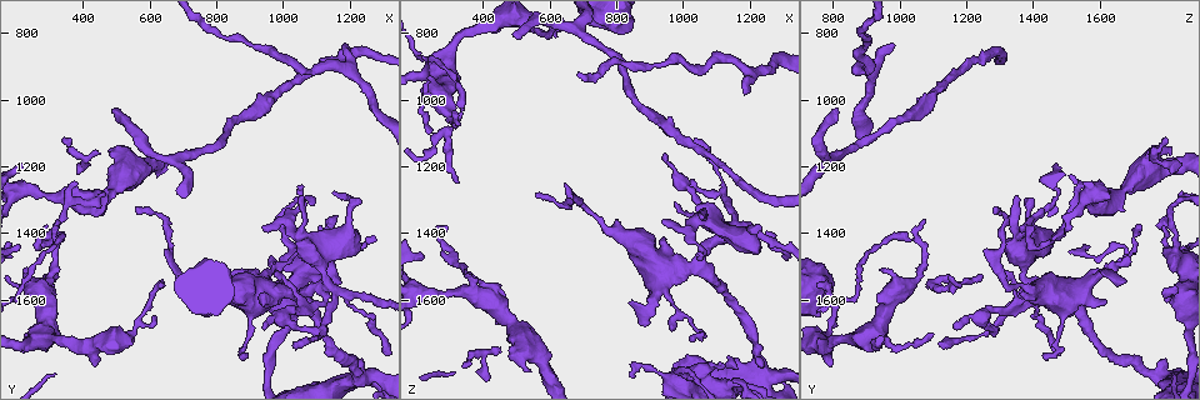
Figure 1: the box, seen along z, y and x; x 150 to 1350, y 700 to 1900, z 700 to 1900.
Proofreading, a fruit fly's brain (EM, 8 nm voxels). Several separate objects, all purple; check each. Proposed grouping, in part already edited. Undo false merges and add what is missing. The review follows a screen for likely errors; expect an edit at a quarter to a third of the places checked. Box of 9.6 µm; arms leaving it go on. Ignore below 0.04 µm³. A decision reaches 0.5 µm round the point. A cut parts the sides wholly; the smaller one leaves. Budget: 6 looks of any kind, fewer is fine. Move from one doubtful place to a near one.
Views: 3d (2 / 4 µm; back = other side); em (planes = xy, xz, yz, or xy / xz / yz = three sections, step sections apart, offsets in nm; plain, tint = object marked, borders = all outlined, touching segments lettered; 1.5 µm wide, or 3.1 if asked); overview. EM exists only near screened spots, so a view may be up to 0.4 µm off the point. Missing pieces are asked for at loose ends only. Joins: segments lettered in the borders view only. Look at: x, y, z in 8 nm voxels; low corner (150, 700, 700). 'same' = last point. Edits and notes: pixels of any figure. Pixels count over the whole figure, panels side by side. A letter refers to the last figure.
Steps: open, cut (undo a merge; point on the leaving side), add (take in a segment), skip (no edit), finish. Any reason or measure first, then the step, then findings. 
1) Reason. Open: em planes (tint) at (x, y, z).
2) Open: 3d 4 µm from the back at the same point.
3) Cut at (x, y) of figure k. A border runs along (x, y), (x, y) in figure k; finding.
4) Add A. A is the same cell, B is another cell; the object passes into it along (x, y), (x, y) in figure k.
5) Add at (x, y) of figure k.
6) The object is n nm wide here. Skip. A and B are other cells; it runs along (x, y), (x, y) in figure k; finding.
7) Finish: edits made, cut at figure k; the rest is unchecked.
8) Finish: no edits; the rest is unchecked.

Three arms meet. Open: 3d 2 µm from the back at (690, 1190, 770).

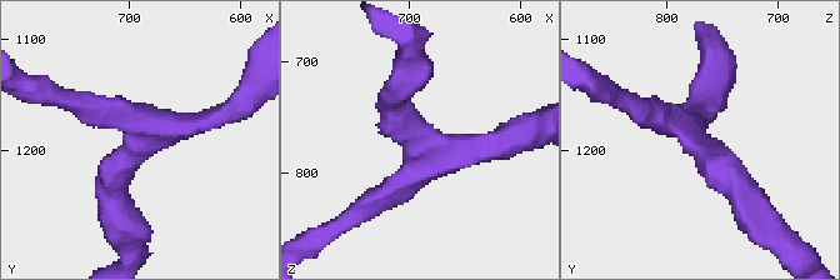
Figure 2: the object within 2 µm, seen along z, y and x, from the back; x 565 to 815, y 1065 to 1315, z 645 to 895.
3 arms meet here; the arms are 170, 200, 220 nm wide; shape alone is not enough. Open: em planes (borders) at (682, 1188, 774).

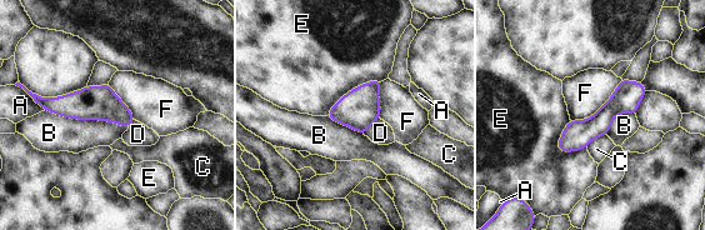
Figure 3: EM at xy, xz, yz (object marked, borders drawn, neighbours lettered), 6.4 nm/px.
Skip. A, B, C, D, E and F are other cells; continuous, no second neuron.

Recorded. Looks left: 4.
An open end. Open: em planes (plain) at (490, 1030, 800).

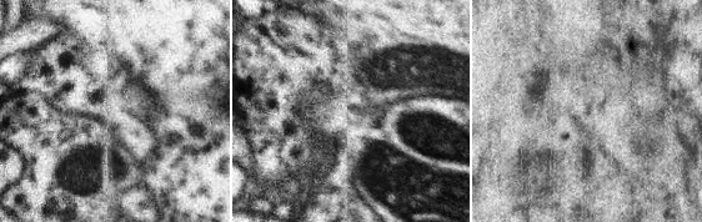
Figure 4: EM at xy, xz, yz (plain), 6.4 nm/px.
What lies round it. Open: em planes (borders) at the same point.

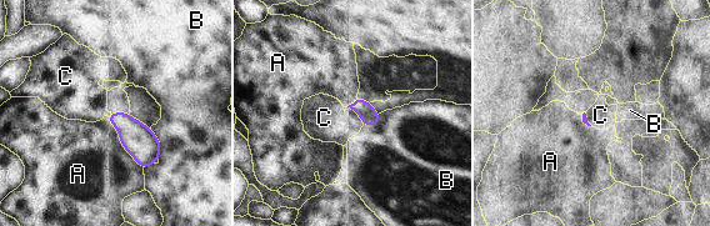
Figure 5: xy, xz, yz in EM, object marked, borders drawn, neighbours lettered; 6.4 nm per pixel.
Add C. C is the same cell, A and B are other cells; the object passes into it along (369, 116), (358, 114), (324, 117) in figure 5; the neuron continues.

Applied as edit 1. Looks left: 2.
Open: overview.

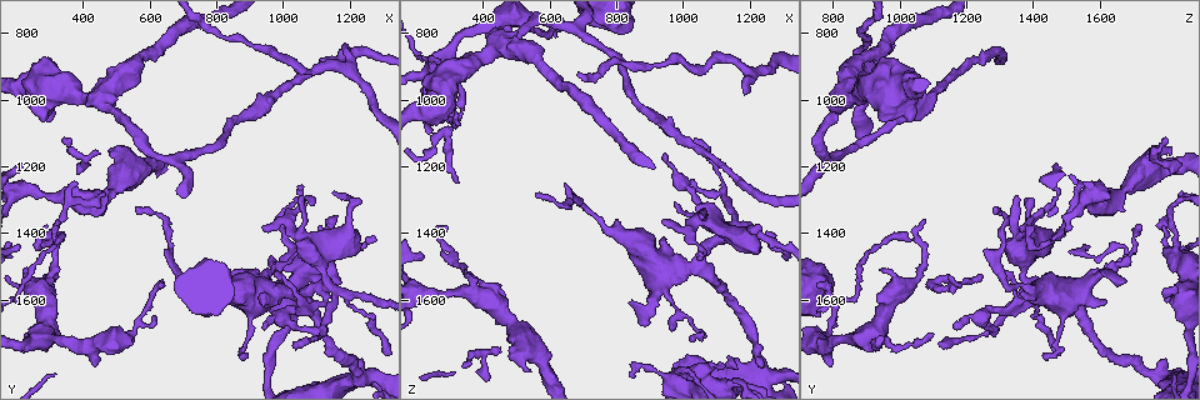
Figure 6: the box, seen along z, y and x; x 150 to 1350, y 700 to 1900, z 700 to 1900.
An open end. Open: em planes (borders) at (1230, 1300, 1380).

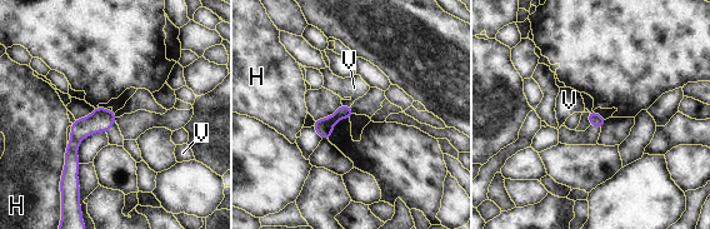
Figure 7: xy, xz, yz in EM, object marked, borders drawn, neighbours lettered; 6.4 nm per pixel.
Skip. H and V are other cells; it runs along (104, 110), (71, 147), (73, 177) in figure 7; no lettered segment goes on from it.

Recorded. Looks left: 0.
Finish: edits made, add at figure 5; the rest is unchecked.

